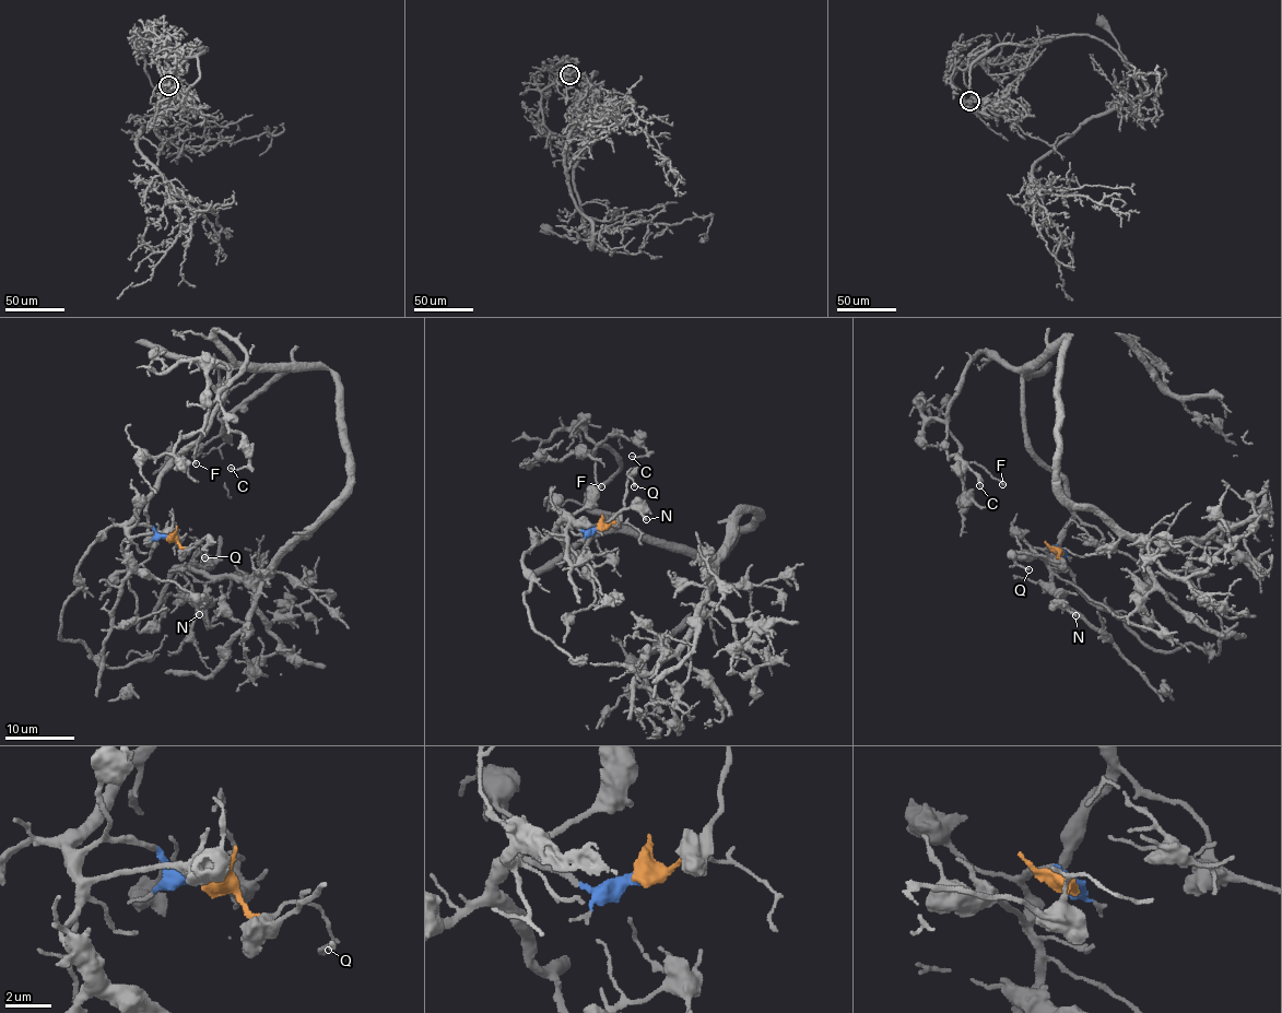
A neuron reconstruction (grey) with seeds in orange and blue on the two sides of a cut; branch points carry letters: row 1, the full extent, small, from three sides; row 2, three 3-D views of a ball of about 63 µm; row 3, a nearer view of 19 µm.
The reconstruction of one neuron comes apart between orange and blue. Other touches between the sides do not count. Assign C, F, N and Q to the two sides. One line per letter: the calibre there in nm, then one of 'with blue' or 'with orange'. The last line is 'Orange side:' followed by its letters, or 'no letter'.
C: 130 nm | with blue
F: 170 nm | with blue
N: 200 nm | with blue
Q: 180 nm | with orange
Orange side: Q

